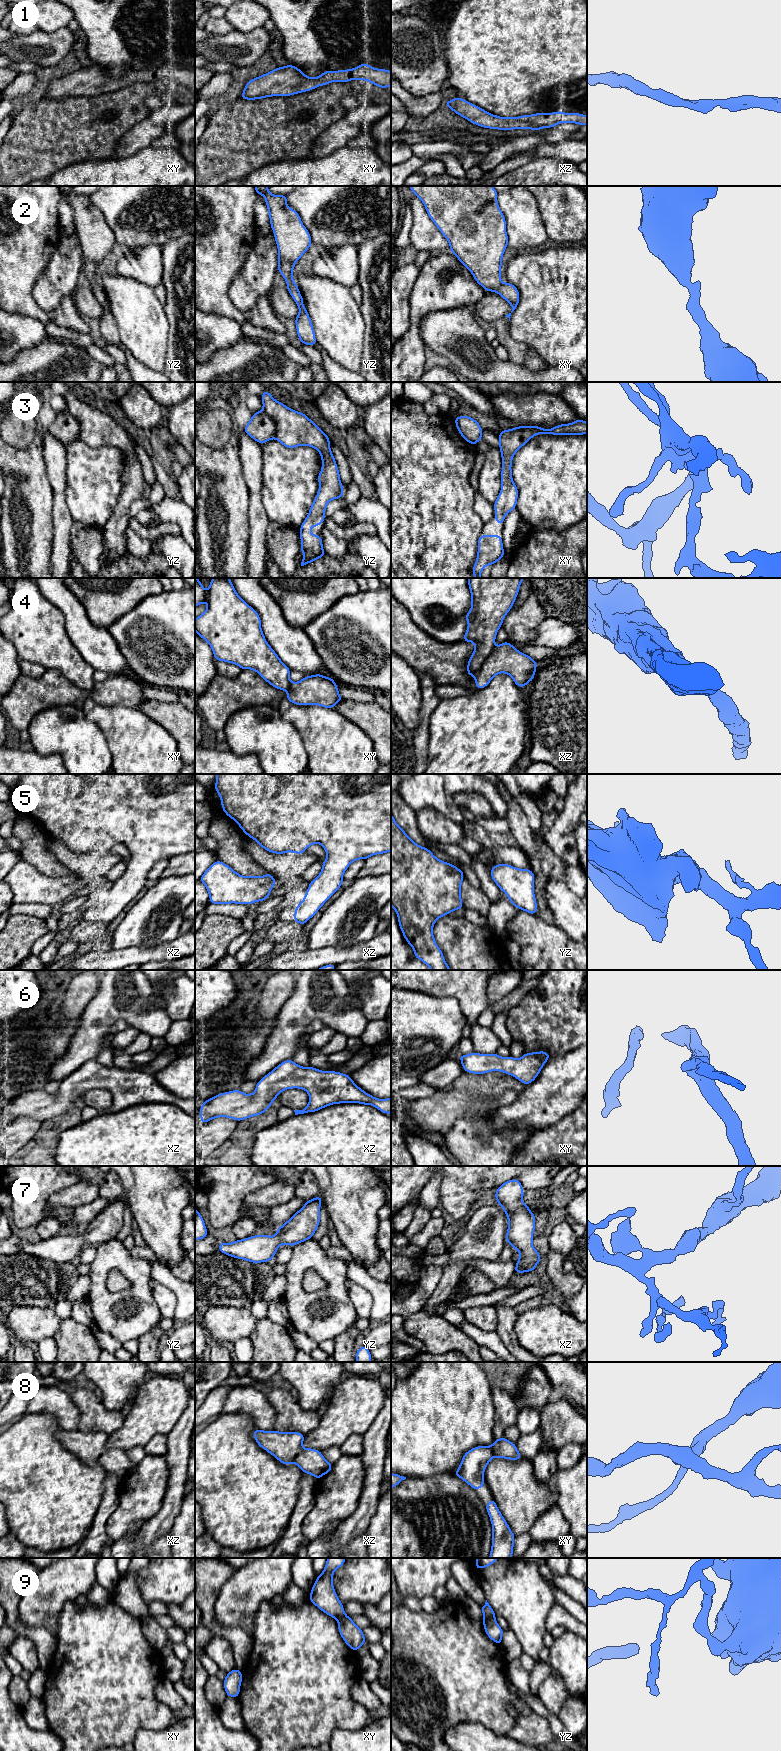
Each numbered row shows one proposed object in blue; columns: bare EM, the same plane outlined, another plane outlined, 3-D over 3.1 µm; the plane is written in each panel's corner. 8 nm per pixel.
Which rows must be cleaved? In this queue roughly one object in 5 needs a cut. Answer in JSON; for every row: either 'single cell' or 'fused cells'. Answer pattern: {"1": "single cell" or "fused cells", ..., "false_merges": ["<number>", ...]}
{"1": "single cell", "2": "single cell", "3": "single cell", "4": "fused cells", "5": "single cell", "6": "single cell", "7": "single cell", "8": "single cell", "9": "fused cells", "false_merges": ["4", "9"]}

